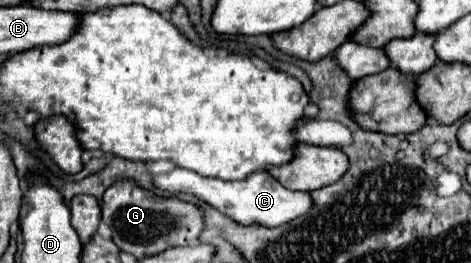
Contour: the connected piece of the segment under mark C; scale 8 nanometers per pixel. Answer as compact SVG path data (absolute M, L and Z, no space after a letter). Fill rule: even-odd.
M174 168L168 174L156 174L154 186L160 190L166 190L170 194L192 194L198 200L214 206L228 218L232 218L238 224L260 224L260 226L280 226L284 222L290 222L298 216L304 216L312 208L312 198L308 192L294 192L278 184L268 172L260 170L260 174L250 174L250 178L244 178L240 182L224 182L220 178L204 178L192 170Z

